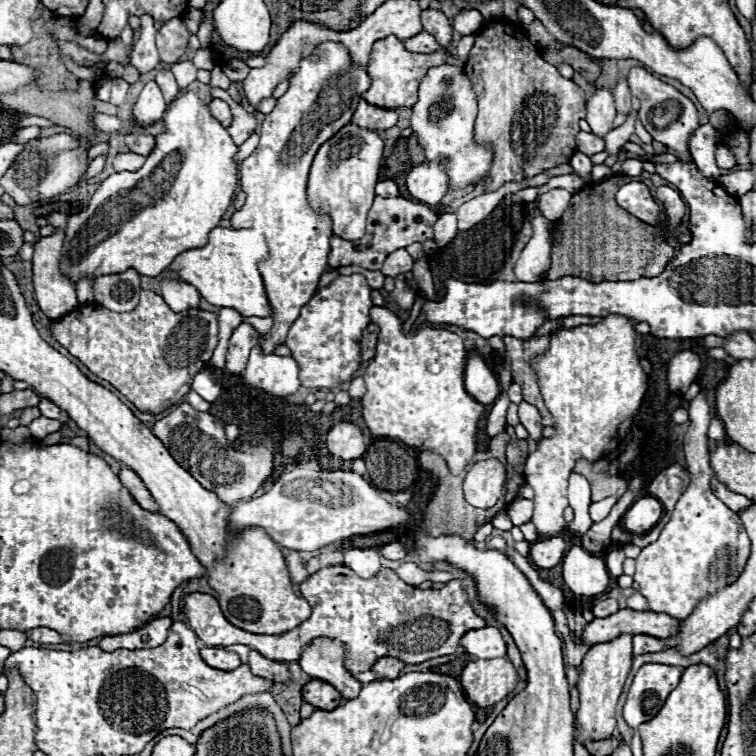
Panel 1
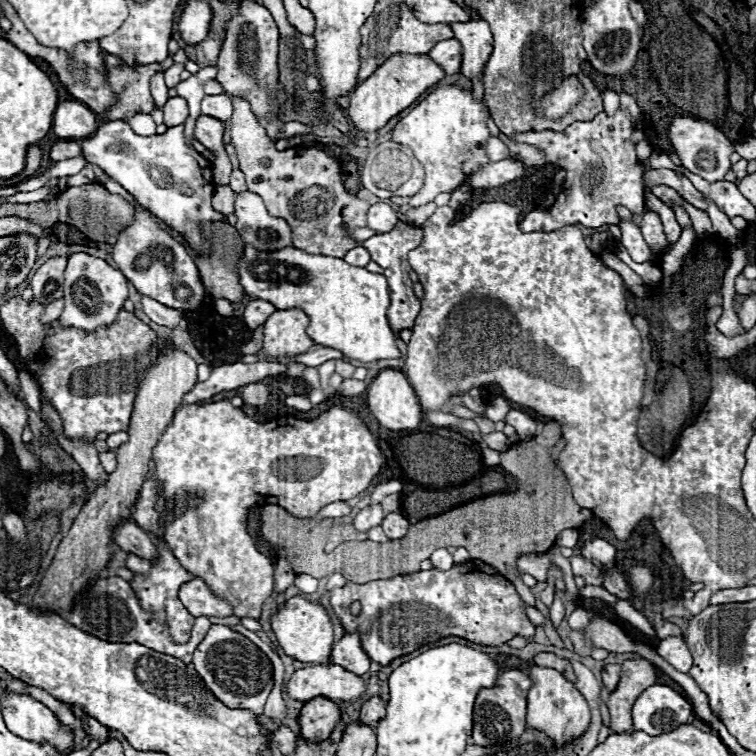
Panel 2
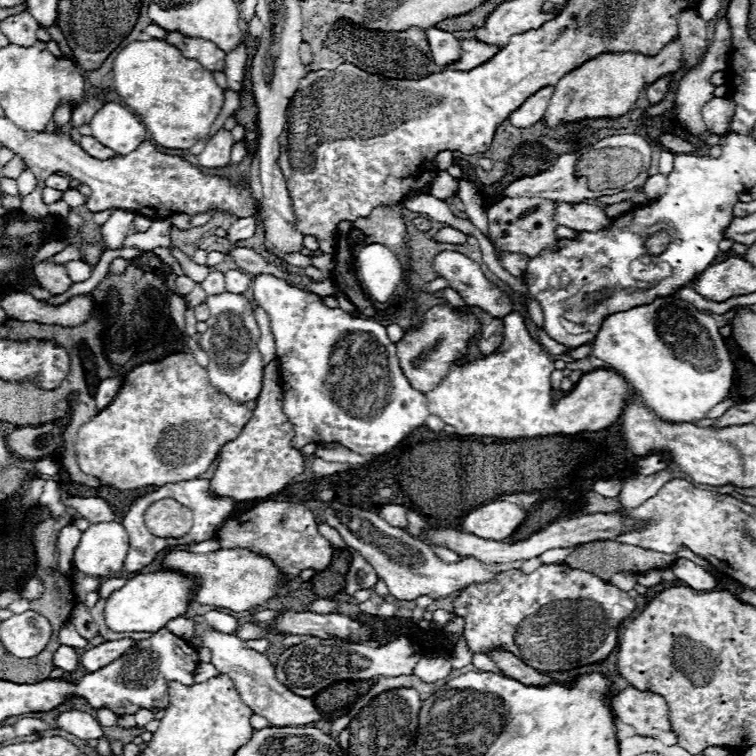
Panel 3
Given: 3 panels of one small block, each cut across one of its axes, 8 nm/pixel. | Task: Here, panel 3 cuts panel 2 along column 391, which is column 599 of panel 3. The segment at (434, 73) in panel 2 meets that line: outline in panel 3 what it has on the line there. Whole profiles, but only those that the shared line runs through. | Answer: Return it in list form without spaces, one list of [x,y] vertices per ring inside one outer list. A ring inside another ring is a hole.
[[[680,38],[668,42],[658,56],[642,54],[602,54],[594,60],[588,60],[574,72],[568,72],[554,86],[554,94],[544,112],[544,126],[558,128],[560,124],[598,120],[598,118],[618,118],[632,110],[640,90],[658,80],[660,76],[672,74],[682,66],[682,44]]]

